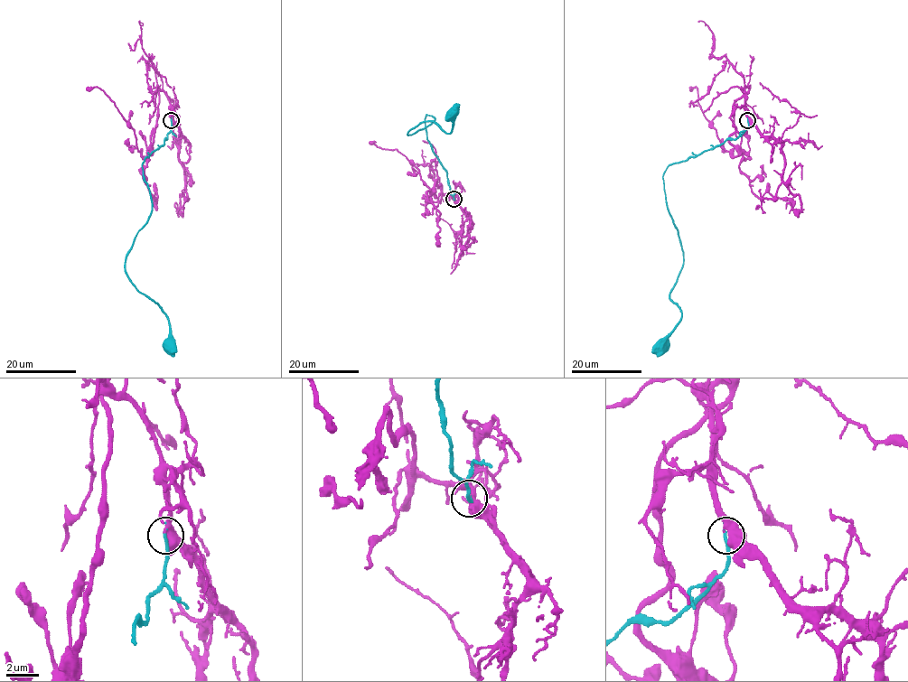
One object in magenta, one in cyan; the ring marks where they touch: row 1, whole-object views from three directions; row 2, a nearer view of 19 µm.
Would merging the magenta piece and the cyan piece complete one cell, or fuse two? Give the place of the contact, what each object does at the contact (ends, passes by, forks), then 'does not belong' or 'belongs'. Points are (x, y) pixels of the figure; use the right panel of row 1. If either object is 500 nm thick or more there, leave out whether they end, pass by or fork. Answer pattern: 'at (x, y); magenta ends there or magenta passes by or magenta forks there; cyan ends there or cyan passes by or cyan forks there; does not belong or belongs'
at (747, 120); magenta passes by; cyan ends there; belongs

